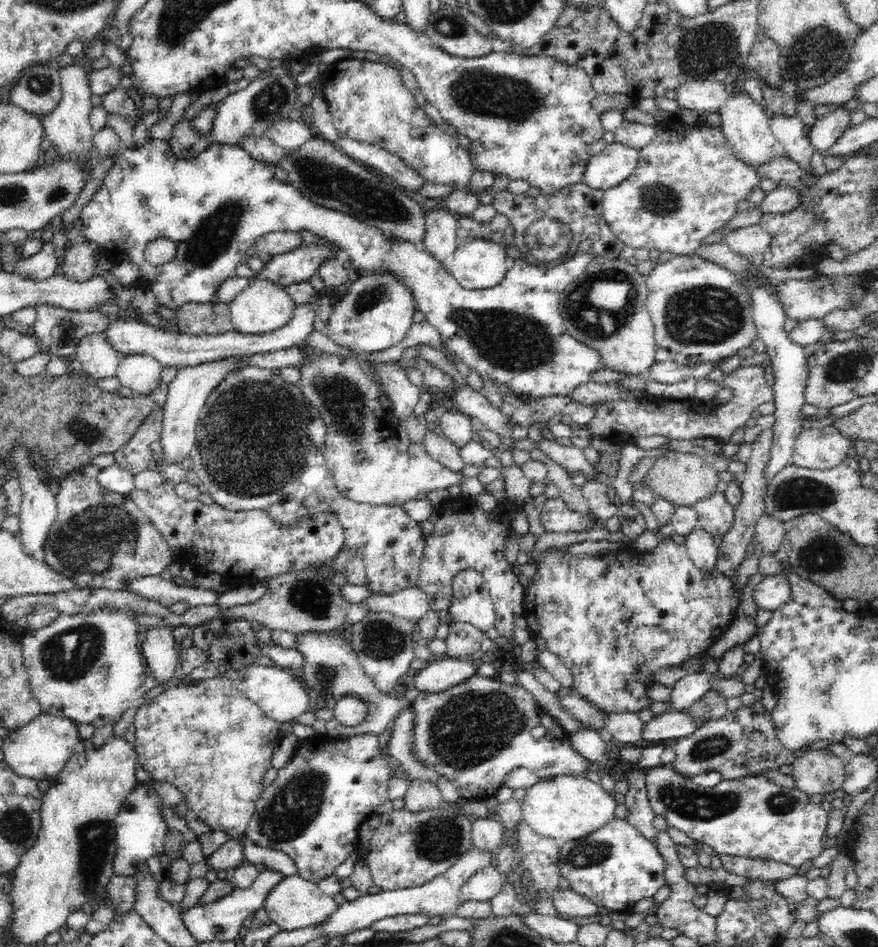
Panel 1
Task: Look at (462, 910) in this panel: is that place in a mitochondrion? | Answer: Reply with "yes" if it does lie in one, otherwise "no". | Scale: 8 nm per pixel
no

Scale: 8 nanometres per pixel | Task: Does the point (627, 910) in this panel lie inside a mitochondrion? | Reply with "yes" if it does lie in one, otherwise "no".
no

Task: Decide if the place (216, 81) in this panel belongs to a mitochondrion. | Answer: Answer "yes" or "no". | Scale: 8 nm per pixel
no

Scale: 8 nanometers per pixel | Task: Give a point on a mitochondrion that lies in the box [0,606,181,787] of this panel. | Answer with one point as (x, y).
(68, 656)

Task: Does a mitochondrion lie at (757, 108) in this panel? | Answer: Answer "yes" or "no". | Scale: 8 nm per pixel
no

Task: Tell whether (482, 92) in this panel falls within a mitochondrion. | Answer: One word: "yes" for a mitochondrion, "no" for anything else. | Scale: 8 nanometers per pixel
yes

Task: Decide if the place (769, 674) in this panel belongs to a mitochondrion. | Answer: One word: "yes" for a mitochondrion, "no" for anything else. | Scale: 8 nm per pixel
no

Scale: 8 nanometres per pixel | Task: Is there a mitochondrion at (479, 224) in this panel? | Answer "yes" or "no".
no

